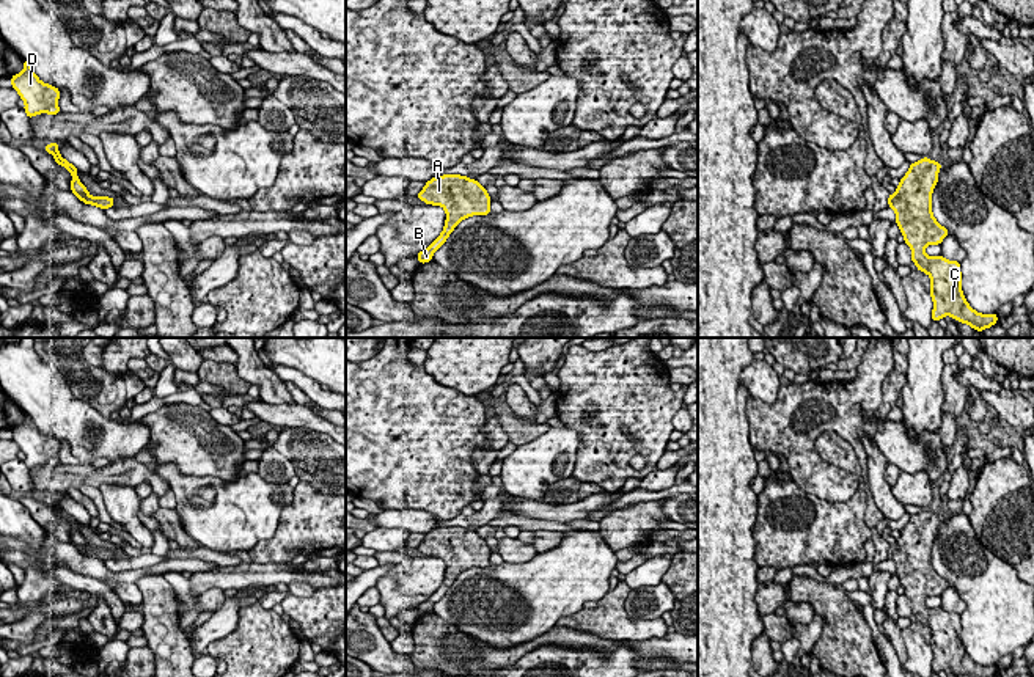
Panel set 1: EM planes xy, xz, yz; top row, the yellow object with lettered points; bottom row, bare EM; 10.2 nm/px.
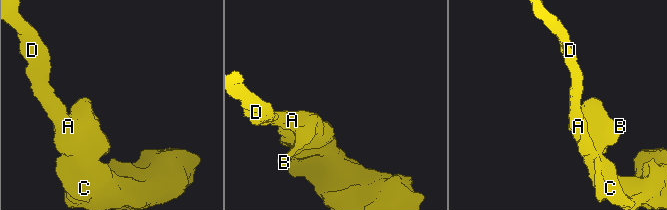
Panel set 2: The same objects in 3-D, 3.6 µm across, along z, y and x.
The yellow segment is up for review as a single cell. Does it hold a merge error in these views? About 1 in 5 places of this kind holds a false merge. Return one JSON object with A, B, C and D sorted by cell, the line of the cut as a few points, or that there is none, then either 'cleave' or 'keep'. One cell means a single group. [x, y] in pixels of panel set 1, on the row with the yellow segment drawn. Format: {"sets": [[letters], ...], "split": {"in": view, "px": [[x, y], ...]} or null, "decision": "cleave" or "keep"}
{"sets": [["A", "B", "C", "D"]], "split": null, "decision": "keep"}

